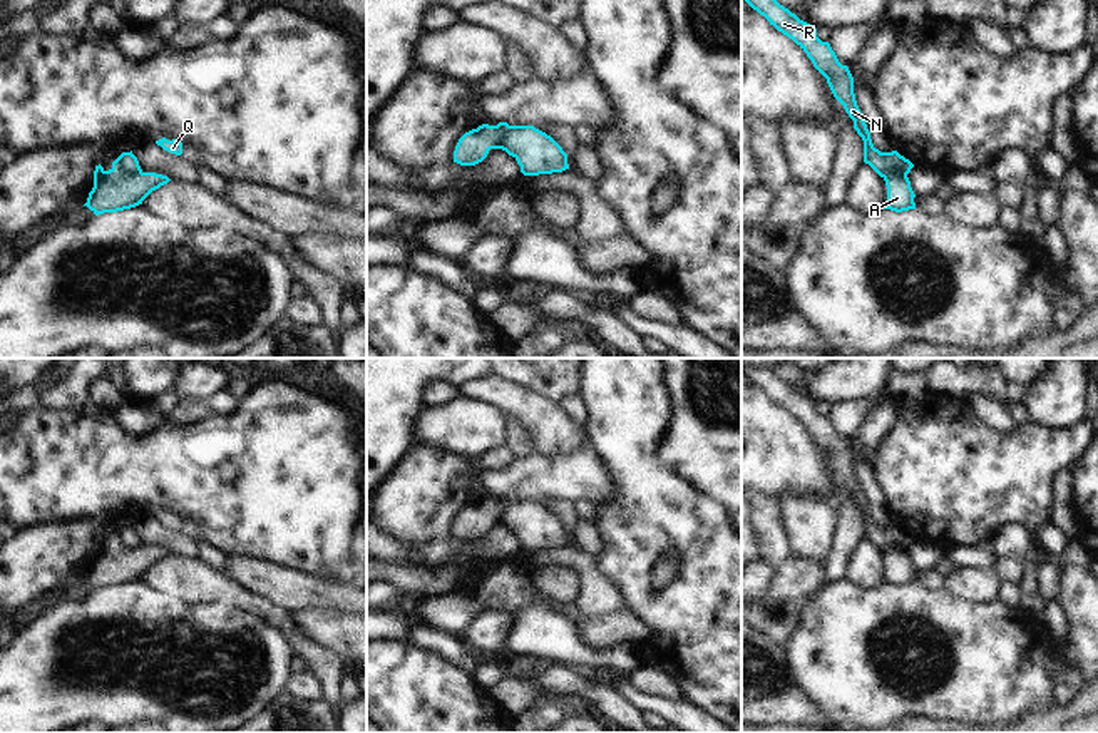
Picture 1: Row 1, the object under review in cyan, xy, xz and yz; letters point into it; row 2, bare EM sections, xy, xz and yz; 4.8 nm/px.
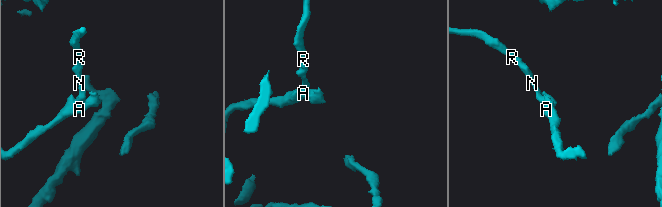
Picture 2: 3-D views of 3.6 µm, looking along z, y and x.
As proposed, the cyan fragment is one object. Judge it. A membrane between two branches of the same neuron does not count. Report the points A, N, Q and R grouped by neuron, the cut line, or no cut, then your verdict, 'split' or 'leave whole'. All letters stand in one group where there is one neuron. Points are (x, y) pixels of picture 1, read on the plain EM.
groups A Q / N R; cut xy (111, 544), (121, 549), (141, 548); split

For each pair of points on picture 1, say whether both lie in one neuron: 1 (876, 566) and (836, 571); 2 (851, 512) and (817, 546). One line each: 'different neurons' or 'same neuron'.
1: different neurons
2: different neurons

